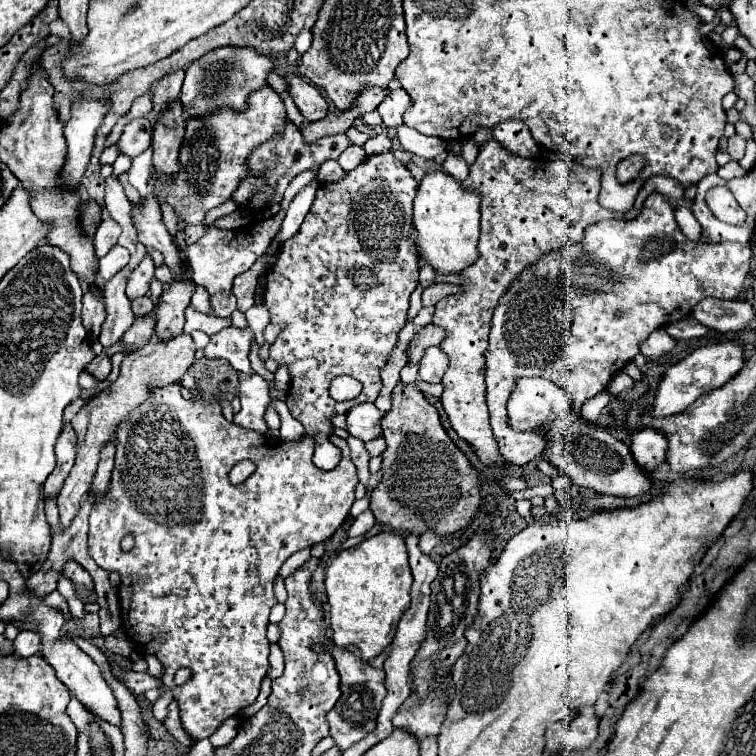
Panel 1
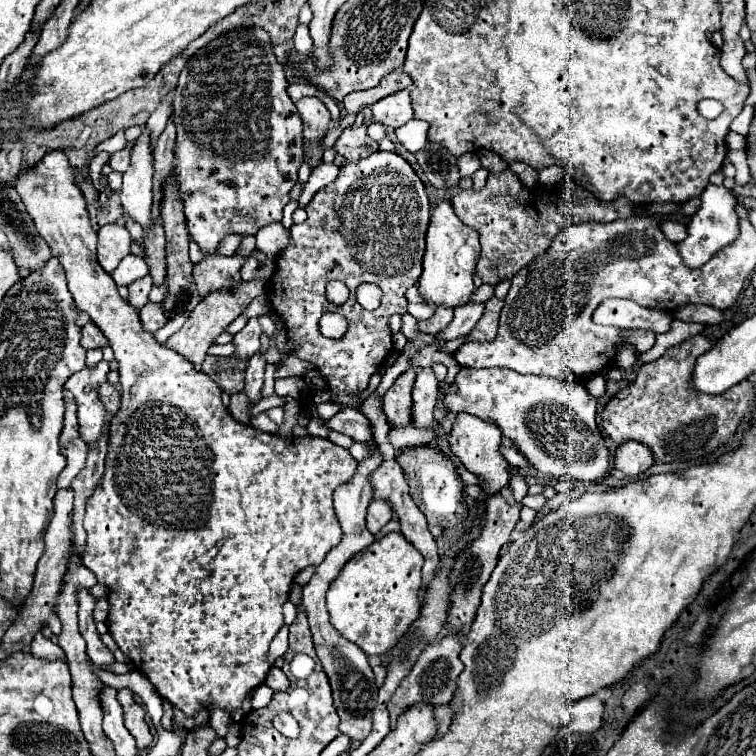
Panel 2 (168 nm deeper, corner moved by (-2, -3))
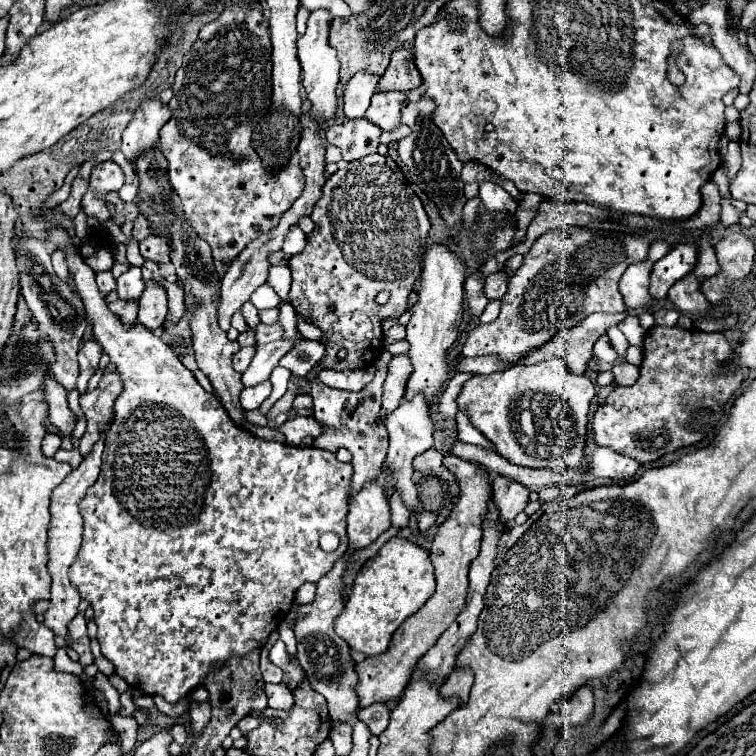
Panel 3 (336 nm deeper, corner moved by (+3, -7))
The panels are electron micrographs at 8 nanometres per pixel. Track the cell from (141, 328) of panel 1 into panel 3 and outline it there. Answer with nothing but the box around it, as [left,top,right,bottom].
[139,282,167,330]

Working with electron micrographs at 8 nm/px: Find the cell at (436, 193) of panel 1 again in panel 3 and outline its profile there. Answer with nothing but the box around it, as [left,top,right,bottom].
[405,242,467,402]

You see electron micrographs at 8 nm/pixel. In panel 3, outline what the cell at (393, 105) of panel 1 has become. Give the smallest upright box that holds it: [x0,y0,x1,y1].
[365,92,405,132]

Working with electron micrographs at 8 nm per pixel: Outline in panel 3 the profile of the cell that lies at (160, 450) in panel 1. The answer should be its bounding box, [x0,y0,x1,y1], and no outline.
[47,226,353,704]

